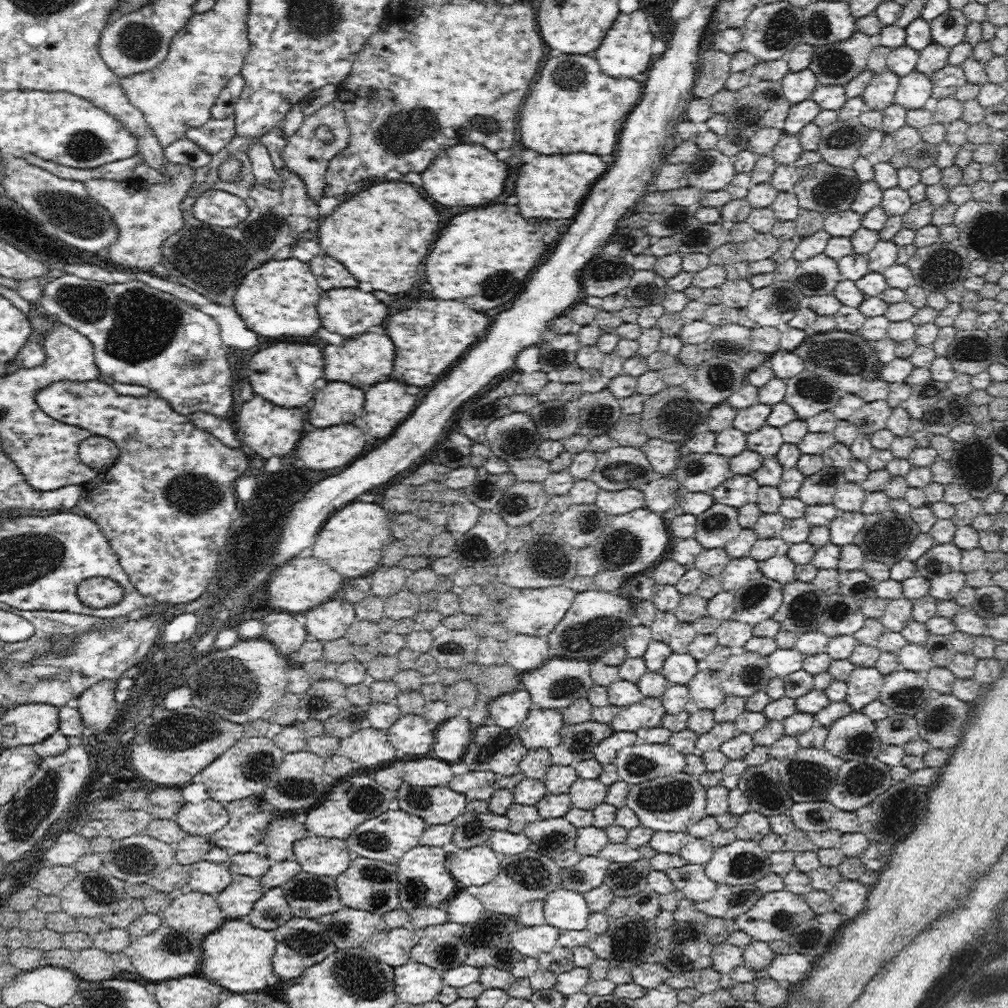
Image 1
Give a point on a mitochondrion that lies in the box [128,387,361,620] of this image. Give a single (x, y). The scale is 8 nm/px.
(188, 493)

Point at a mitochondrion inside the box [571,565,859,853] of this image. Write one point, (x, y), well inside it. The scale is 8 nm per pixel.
(674, 795)

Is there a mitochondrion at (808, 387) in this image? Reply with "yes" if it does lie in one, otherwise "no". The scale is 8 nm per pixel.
yes

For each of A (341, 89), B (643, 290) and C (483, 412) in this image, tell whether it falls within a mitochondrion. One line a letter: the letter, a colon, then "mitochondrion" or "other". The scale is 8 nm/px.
A: other
B: mitochondrion
C: other

